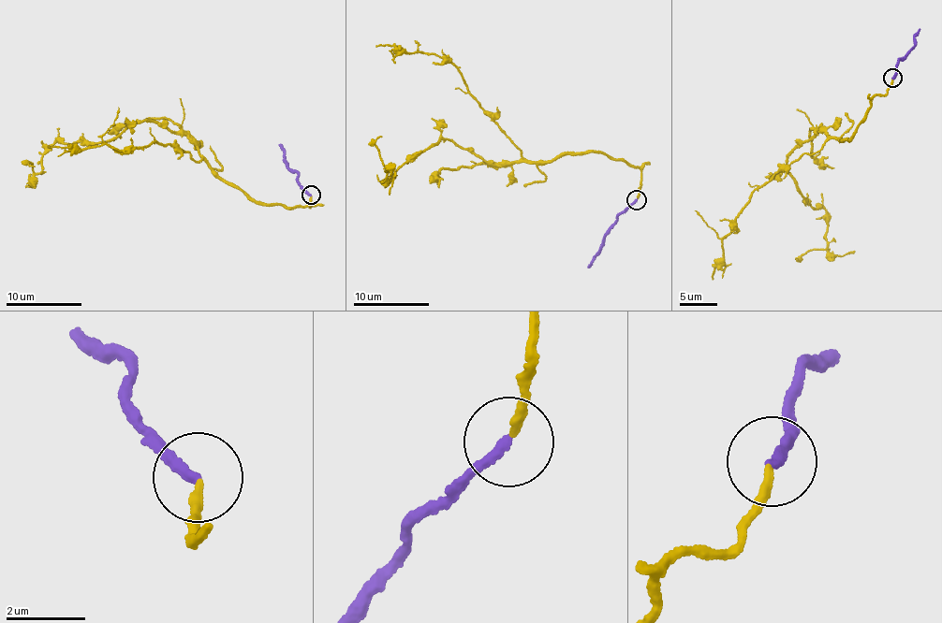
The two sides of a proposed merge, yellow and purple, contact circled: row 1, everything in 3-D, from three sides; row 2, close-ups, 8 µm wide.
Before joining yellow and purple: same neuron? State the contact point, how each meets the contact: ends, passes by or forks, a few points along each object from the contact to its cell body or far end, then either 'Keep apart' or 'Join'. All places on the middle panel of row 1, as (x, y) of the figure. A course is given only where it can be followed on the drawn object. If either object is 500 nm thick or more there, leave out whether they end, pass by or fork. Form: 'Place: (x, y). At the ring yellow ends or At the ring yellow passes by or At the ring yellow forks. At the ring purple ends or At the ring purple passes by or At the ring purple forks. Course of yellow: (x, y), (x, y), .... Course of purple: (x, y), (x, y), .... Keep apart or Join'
Place: (637, 200). At the ring yellow ends. At the ring purple ends. Course of yellow: (638, 198), (640, 173), (623, 160), (587, 151), (494, 162), (444, 139), (388, 181), (382, 137). Course of purple: (637, 200), (619, 215), (587, 268). Join

